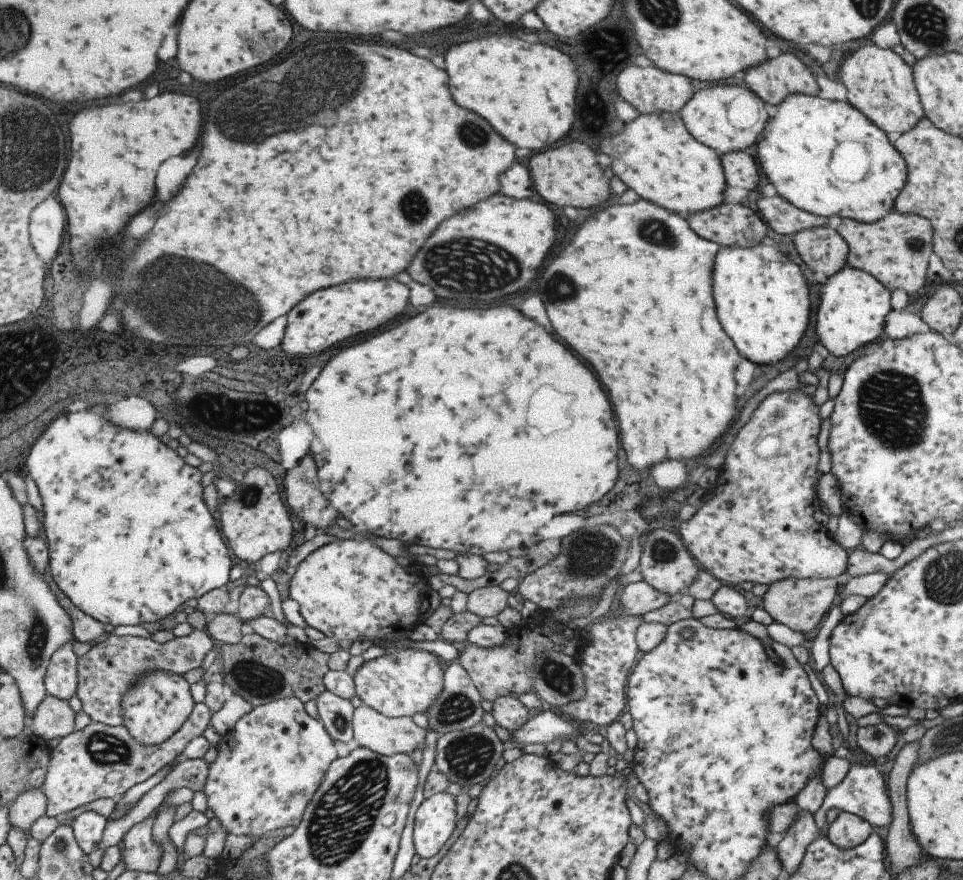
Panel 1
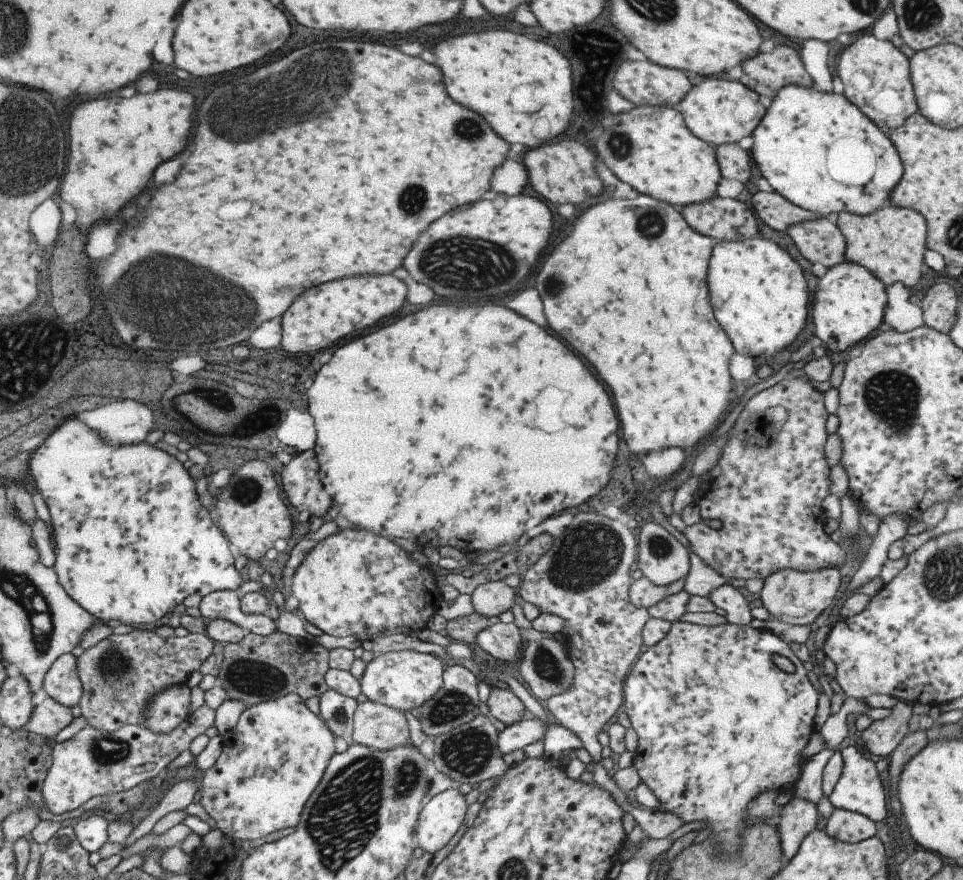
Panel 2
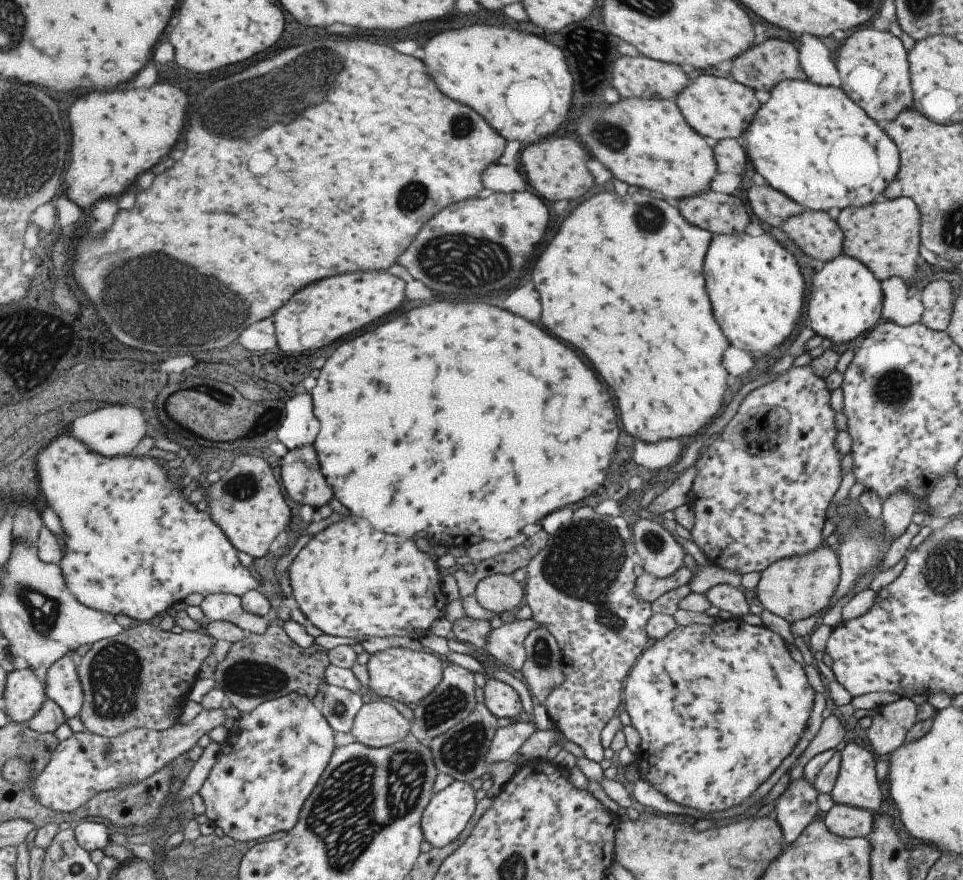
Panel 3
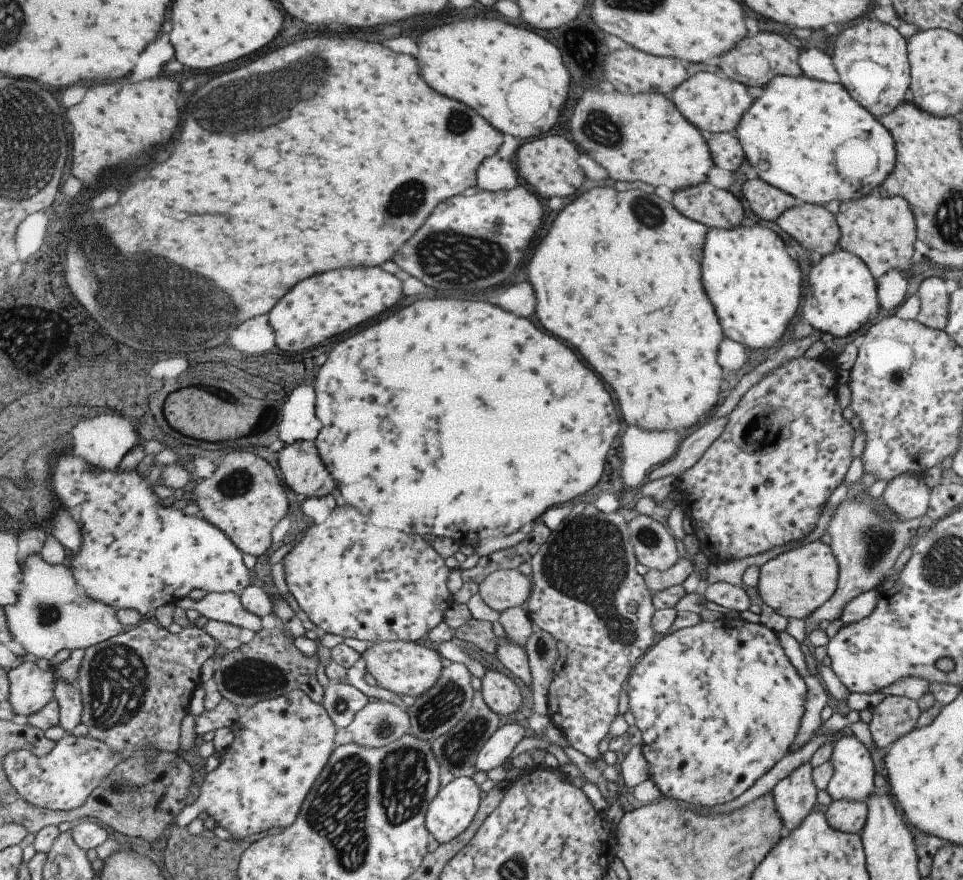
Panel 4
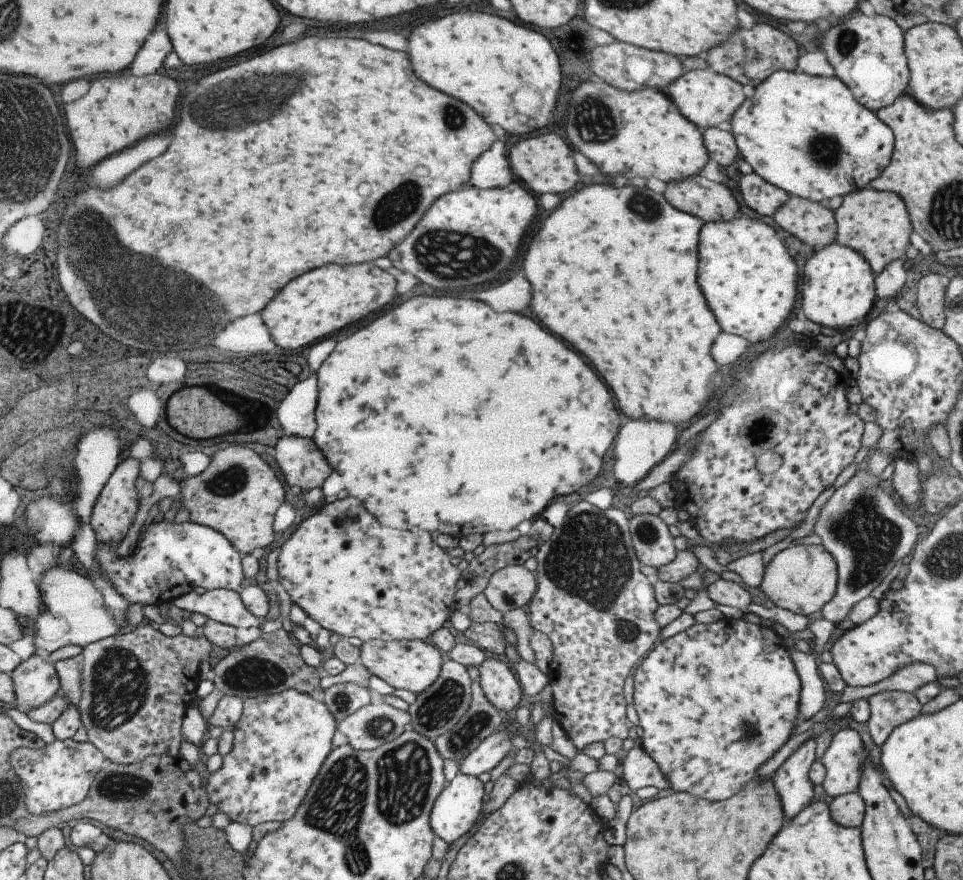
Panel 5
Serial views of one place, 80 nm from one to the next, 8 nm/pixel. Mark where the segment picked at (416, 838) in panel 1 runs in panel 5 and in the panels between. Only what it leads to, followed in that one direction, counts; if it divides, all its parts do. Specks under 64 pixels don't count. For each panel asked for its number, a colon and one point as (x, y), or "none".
2: (442, 815)
3: (450, 810)
4: (451, 813)
5: (459, 805)

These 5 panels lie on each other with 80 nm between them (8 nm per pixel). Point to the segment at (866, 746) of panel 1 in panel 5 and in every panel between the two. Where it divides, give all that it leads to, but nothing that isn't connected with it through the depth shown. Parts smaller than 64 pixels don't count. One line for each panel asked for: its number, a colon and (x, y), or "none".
2: (881, 737)
3: (890, 723)
4: (893, 717)
5: (889, 709)

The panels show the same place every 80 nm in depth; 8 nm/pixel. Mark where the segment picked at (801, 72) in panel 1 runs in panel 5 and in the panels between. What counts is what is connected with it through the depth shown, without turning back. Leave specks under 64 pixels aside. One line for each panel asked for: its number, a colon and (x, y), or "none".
2: (765, 73)
3: (760, 67)
4: (754, 61)
5: (748, 56)

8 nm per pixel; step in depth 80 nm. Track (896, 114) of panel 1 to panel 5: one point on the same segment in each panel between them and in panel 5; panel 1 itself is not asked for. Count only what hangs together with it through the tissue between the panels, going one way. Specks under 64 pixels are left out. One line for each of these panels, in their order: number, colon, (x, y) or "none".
2: (875, 77)
3: (872, 66)
4: (870, 58)
5: (866, 53)

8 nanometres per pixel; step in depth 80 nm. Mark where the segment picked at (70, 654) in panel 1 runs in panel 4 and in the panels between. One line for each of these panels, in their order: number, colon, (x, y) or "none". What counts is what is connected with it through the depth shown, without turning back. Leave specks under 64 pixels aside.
2: (63, 682)
3: (63, 684)
4: (69, 696)

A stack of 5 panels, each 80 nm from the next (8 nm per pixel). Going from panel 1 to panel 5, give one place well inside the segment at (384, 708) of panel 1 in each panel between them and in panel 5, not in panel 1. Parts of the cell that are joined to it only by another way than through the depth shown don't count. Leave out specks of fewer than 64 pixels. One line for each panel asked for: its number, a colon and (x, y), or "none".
2: (403, 680)
3: (406, 675)
4: (405, 668)
5: (411, 665)

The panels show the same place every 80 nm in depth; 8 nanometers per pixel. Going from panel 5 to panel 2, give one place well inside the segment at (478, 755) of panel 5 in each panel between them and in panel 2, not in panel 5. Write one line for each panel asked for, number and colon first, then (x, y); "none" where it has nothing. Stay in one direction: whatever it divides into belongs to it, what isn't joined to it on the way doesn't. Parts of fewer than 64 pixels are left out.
2: (519, 734)
3: (506, 741)
4: (501, 743)

